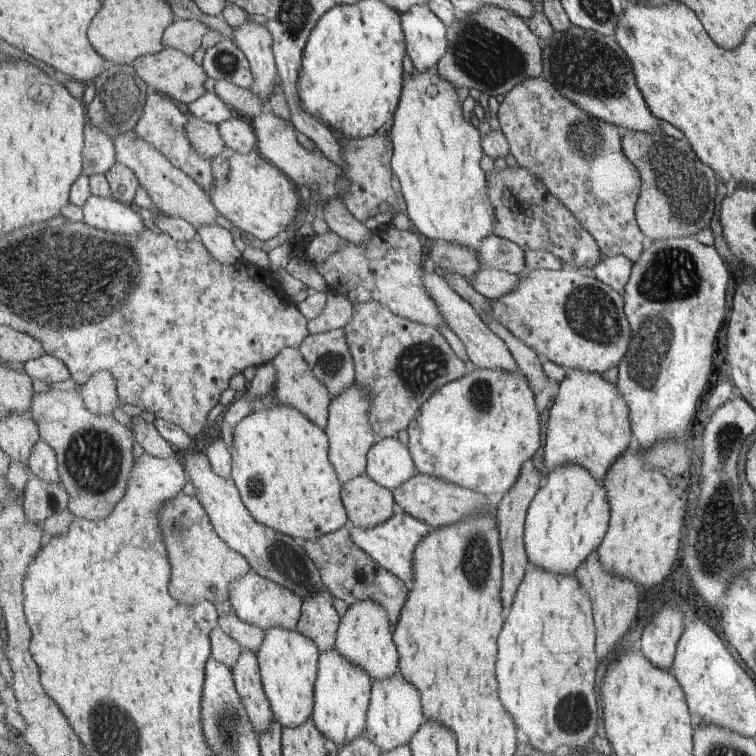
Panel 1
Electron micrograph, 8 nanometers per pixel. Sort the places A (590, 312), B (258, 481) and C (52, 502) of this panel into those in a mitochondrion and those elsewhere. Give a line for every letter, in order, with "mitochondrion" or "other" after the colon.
A: mitochondrion
B: mitochondrion
C: other

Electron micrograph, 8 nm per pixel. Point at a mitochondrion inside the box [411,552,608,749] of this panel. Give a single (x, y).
(572, 713)

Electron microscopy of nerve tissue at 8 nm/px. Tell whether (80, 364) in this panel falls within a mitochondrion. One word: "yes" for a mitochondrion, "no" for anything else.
no

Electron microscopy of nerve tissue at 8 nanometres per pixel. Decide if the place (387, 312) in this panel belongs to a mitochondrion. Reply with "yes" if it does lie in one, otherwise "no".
no

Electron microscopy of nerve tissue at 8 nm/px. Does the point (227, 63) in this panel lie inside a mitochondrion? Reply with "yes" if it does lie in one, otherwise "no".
yes

